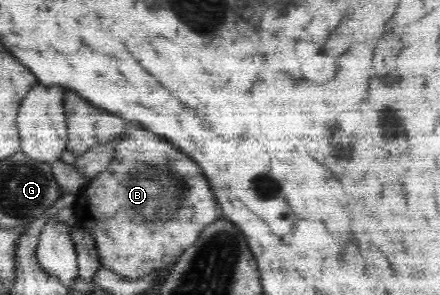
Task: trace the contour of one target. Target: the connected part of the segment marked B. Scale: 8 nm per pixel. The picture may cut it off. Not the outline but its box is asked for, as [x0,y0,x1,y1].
[73,122,216,279]

